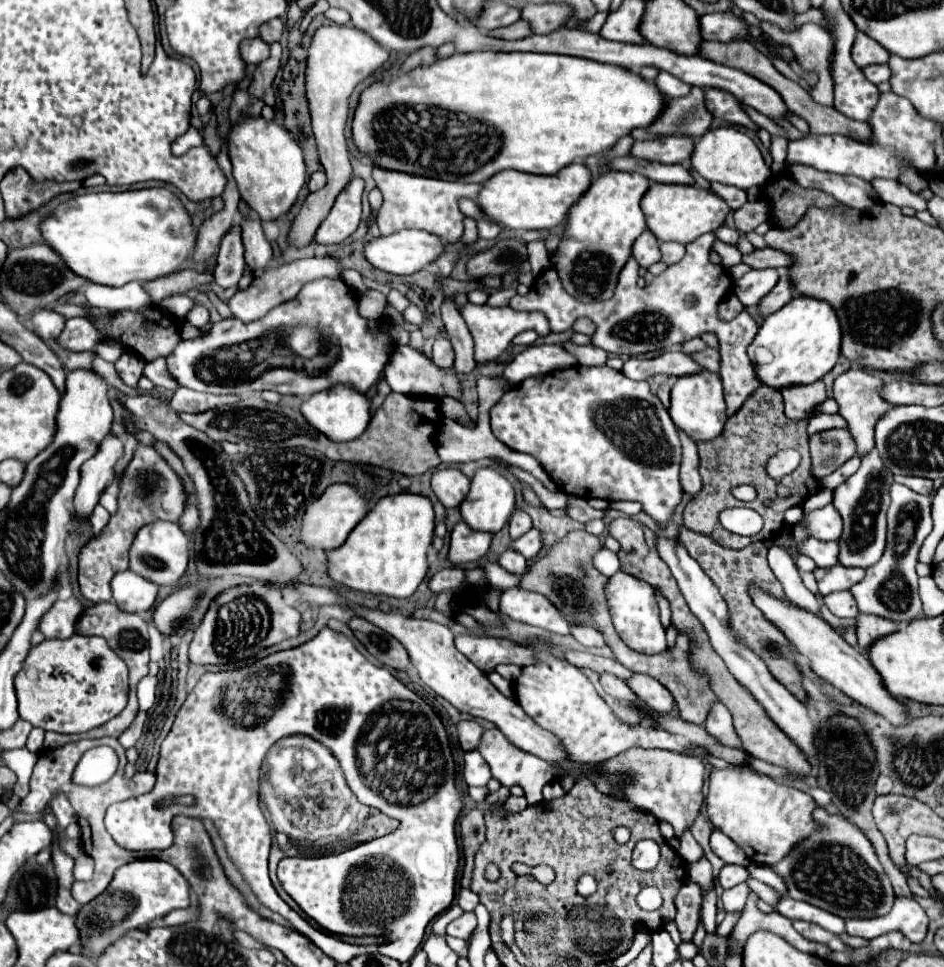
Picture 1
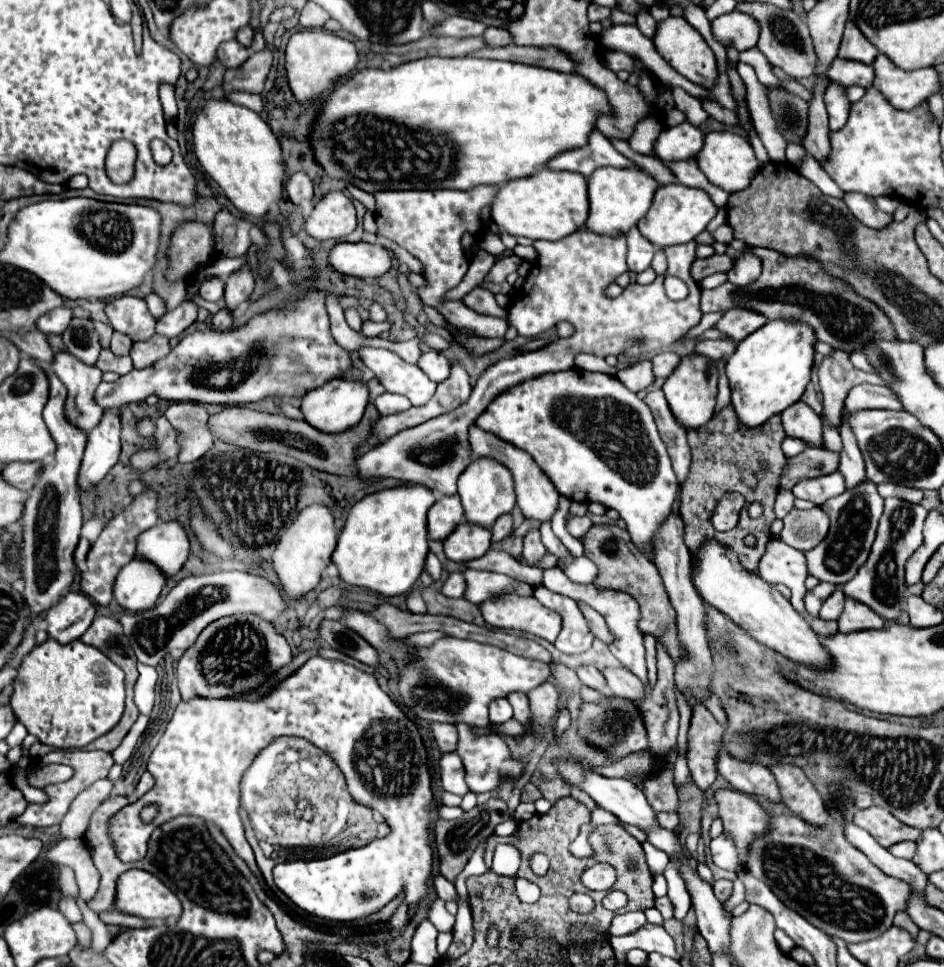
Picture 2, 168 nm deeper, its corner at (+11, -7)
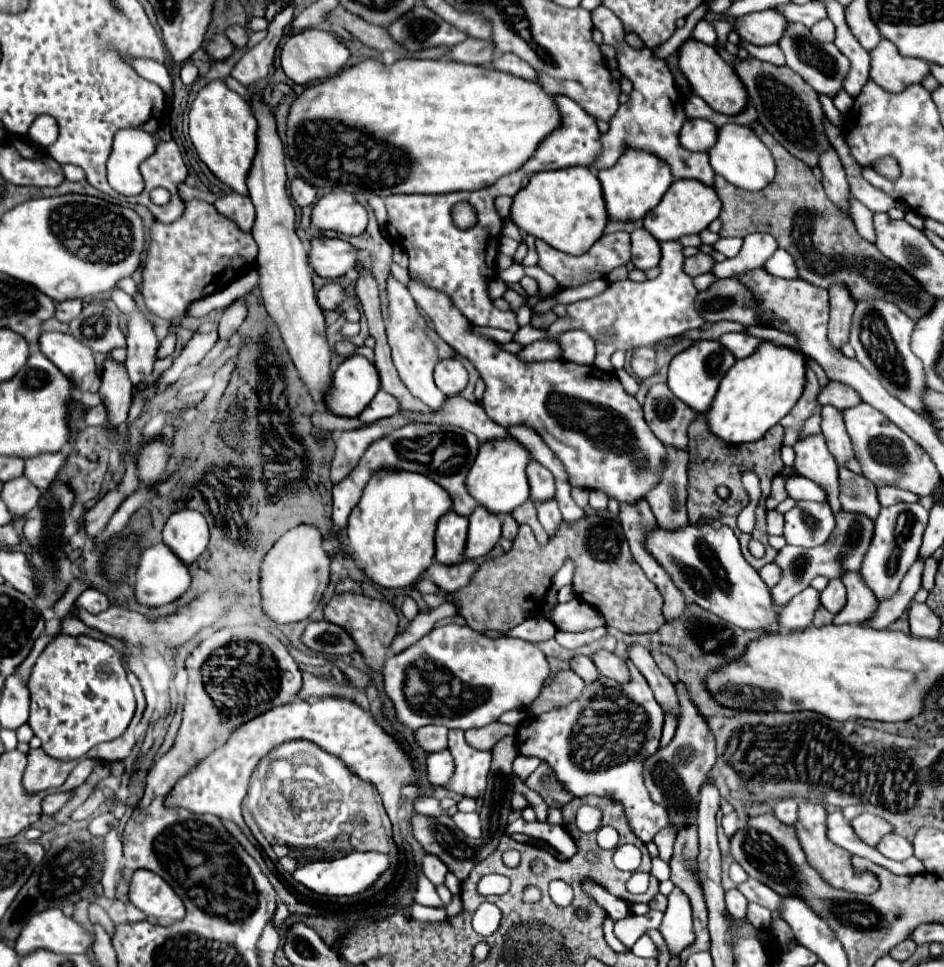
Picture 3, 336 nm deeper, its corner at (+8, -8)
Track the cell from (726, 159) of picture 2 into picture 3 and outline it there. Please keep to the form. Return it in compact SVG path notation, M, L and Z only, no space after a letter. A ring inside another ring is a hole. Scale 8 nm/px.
M735 123L723 125L717 133L715 145L709 151L709 157L711 157L711 167L717 175L721 175L731 185L745 191L761 191L775 177L775 163L769 149L763 143L759 143L759 137L749 127L743 125Z

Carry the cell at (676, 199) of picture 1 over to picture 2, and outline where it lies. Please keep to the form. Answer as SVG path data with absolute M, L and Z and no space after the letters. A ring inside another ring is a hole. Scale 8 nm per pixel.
M664 184L656 190L650 210L638 222L638 230L654 246L664 248L664 246L674 246L694 240L714 216L716 216L716 206L704 190L688 188L684 184Z

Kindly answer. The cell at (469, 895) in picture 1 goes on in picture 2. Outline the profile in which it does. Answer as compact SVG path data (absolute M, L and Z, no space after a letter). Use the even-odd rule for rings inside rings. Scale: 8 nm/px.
M438 874L438 876L434 876L432 882L434 882L434 890L436 890L438 898L442 898L442 900L456 900L456 888L444 876Z

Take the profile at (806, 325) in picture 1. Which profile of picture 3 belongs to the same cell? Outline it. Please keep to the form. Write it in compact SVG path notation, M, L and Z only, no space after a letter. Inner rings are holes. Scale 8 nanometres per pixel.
M763 341L747 359L737 359L723 377L711 409L705 413L711 431L727 443L761 439L799 401L805 387L807 361L801 351Z

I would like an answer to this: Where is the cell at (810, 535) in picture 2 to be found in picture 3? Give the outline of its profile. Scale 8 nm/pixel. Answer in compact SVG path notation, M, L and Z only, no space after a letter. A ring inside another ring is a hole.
M797 501L797 507L785 513L783 537L789 545L817 547L823 545L835 527L829 503Z

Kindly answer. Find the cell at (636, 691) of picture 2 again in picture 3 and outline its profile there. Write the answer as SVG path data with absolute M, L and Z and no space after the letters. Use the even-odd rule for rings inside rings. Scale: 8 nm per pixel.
M599 651L597 655L593 655L593 663L595 663L595 667L599 669L601 675L615 679L617 683L627 683L627 679L631 679L625 661L621 657L613 655L613 653Z

